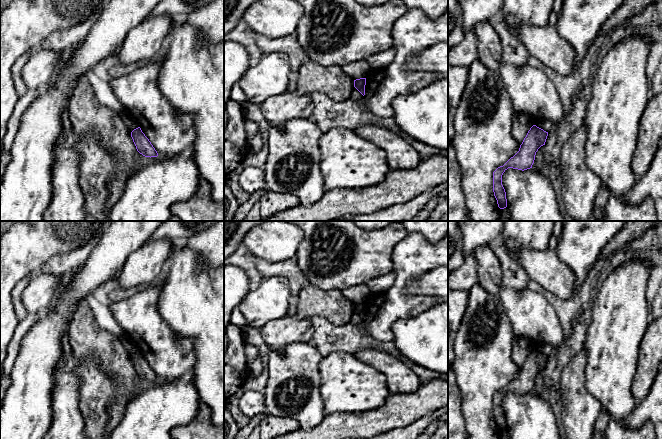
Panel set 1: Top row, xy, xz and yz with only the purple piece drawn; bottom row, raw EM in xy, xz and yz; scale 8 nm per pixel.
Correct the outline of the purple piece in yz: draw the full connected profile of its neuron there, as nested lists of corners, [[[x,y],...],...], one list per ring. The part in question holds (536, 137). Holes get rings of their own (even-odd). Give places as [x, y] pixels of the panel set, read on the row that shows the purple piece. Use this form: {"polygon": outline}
{"polygon": [[[533,125],[520,145],[519,151],[493,172],[493,192],[500,209],[507,207],[506,192],[502,185],[503,173],[508,168],[522,171],[532,168],[536,152],[545,145],[547,136],[548,132]]]}

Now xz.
{"polygon": [[[366,78],[354,80],[354,87],[364,96],[365,95]]]}

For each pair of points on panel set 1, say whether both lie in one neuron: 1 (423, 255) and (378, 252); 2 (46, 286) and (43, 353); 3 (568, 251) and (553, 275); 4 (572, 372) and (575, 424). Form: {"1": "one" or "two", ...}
{"1": "two", "2": "two", "3": "two", "4": "one"}

